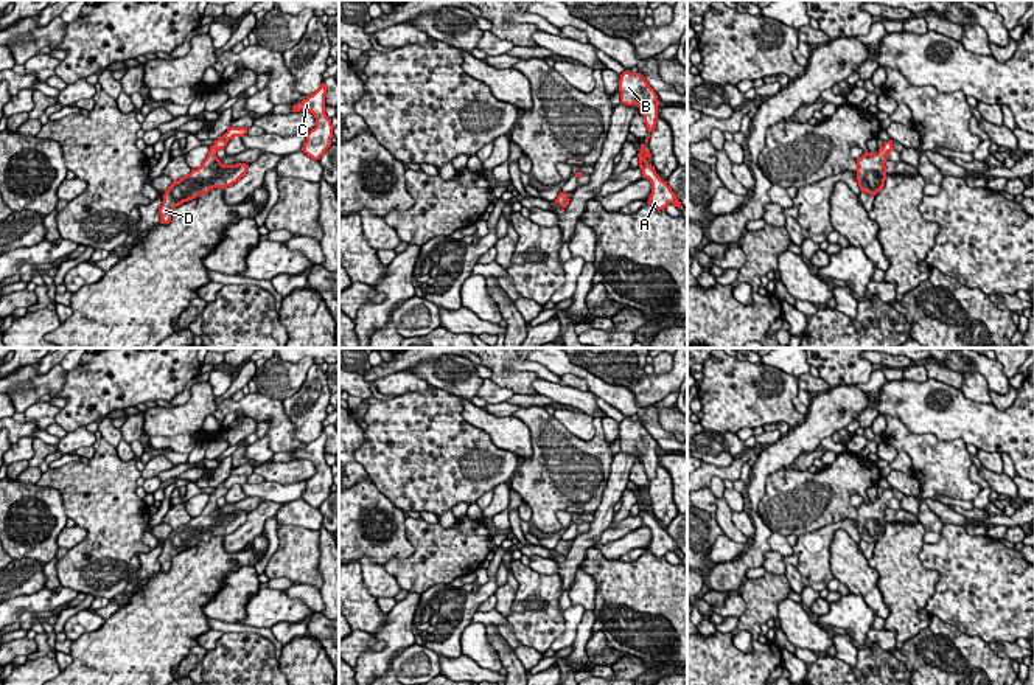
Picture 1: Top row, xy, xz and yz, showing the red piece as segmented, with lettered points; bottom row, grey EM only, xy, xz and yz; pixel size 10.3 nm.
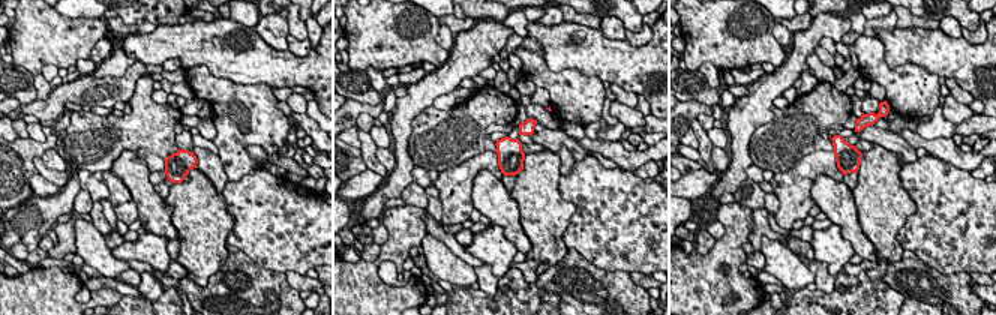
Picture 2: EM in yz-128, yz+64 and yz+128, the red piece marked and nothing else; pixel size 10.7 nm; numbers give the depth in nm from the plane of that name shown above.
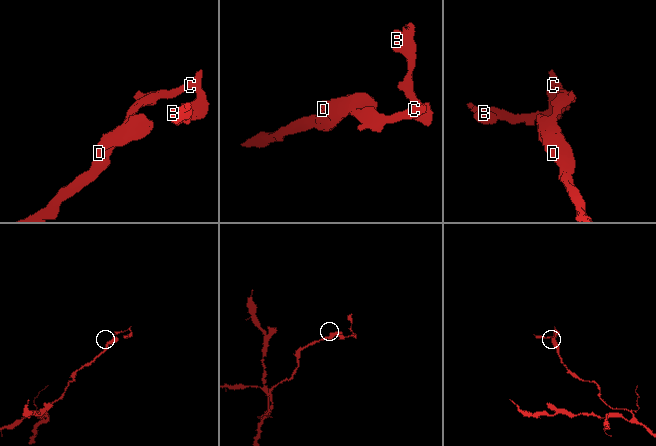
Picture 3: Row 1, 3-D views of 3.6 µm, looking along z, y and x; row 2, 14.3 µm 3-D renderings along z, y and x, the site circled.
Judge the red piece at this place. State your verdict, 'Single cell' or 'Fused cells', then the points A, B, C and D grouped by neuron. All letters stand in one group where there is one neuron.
Single cell. Groups: A B C D

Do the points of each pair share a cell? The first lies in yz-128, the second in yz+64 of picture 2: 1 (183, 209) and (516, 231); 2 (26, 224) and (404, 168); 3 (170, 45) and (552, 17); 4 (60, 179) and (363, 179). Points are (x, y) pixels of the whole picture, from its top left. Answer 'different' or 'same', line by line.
1: different
2: same
3: different
4: different

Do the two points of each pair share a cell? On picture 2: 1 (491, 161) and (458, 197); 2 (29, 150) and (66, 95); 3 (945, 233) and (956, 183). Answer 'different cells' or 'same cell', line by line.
1: same cell
2: different cells
3: same cell

